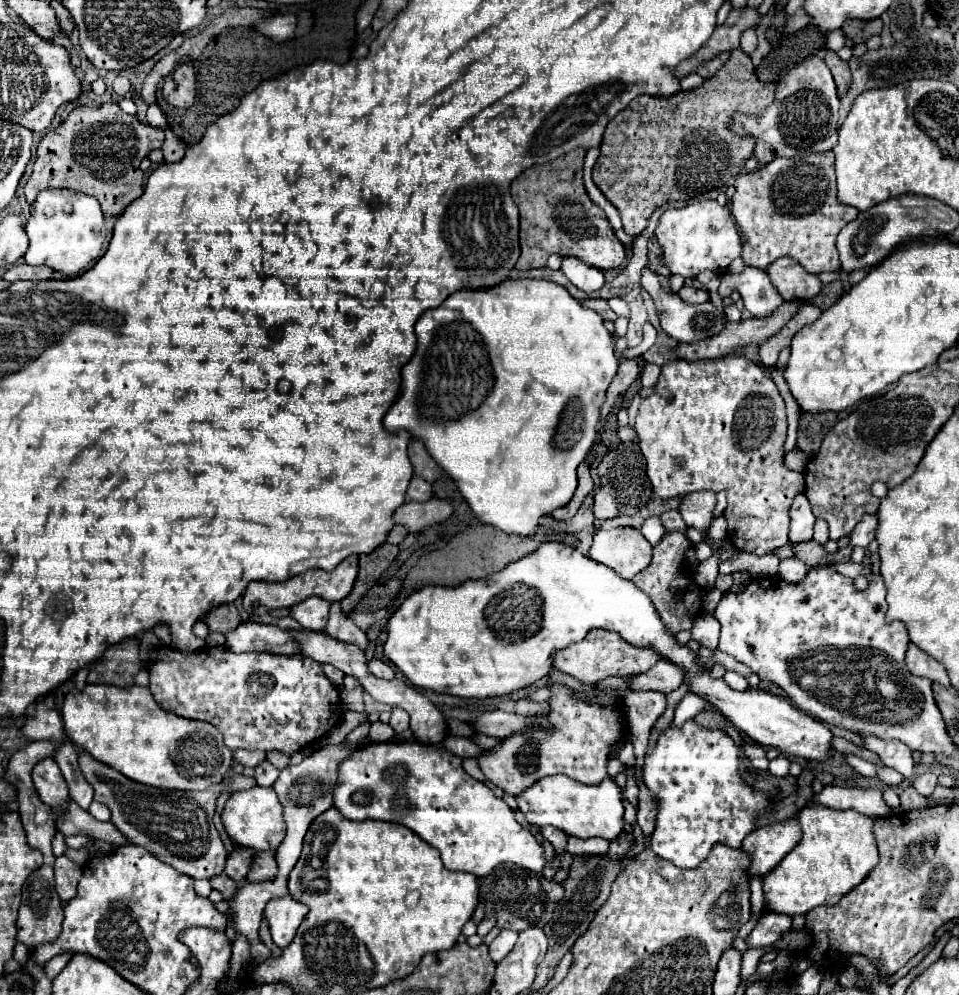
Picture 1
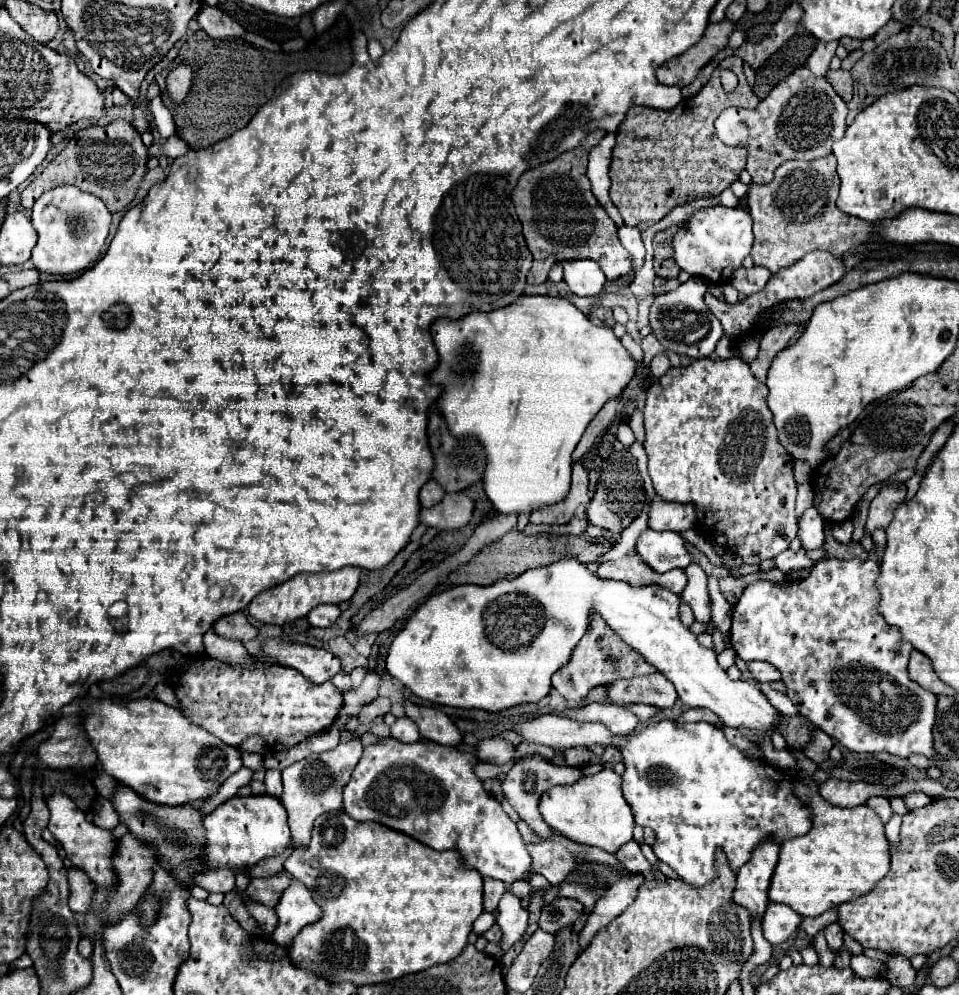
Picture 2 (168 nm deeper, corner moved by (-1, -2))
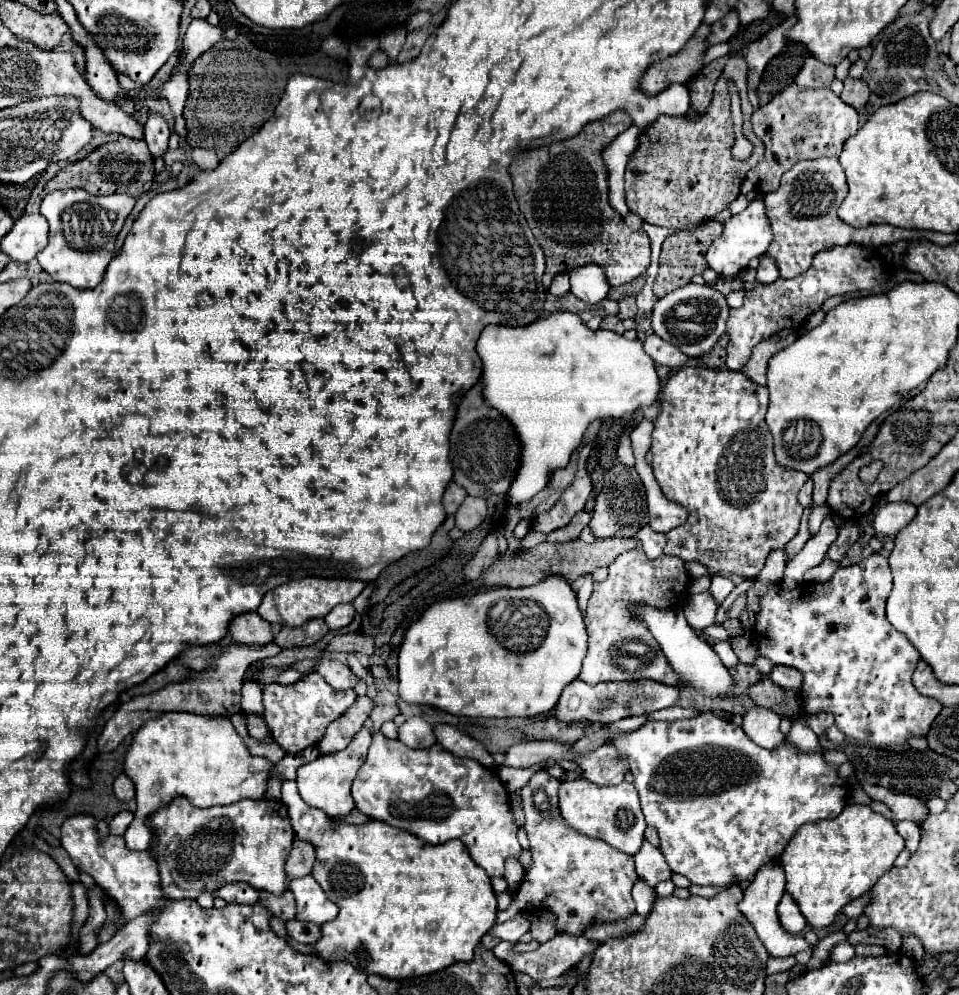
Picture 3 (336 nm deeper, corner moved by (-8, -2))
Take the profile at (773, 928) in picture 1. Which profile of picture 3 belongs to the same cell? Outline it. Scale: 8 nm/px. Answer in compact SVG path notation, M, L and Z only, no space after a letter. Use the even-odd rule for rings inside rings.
M784 892L784 896L782 896L782 900L780 900L776 910L778 910L780 924L782 924L782 928L786 932L800 934L808 926L804 916L802 916L802 912L800 912L800 908L798 908L798 904L794 904L794 898L788 892Z

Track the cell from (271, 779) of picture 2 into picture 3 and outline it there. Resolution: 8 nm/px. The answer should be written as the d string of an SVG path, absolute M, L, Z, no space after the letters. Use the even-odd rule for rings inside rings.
M286 780L282 786L282 802L288 806L288 814L290 814L290 822L294 828L294 834L302 840L310 840L316 848L316 864L314 864L314 872L312 876L320 882L322 890L326 892L326 896L340 908L340 914L334 922L326 922L322 924L322 938L314 944L316 956L328 960L328 962L336 962L336 960L346 960L350 962L354 968L366 972L366 974L378 974L384 978L412 978L412 976L422 976L422 974L432 974L438 970L448 968L454 962L470 962L474 958L474 948L478 946L480 938L496 924L496 896L490 884L490 876L486 876L486 872L482 868L478 868L470 854L466 852L466 846L460 840L448 840L446 844L424 844L422 840L418 840L418 836L410 834L410 832L402 832L400 828L392 828L386 826L386 822L378 822L378 820L370 820L362 826L354 826L354 824L346 824L340 820L334 820L330 816L326 816L322 810L308 806L296 788L294 780Z

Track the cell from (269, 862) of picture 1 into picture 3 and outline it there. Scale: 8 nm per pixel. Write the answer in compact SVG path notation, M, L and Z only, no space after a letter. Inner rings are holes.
M286 890L280 896L270 894L270 892L260 892L260 904L270 908L274 912L274 916L282 918L284 922L296 920L296 900L290 890Z

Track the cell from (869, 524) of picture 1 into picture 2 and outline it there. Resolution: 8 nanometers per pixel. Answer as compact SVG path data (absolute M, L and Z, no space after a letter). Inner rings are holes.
M895 486L883 488L869 506L869 518L865 524L865 532L871 536L877 528L887 528L889 522L893 520L893 510L903 500L905 500L905 486L903 488L895 488Z

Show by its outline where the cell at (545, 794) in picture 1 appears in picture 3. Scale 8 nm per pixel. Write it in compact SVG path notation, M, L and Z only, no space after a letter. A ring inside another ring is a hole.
M584 778L574 782L562 782L560 784L560 812L562 818L580 834L598 838L608 842L610 846L634 856L642 842L644 842L644 830L646 822L642 816L638 792L634 784L622 782L618 786L596 786Z

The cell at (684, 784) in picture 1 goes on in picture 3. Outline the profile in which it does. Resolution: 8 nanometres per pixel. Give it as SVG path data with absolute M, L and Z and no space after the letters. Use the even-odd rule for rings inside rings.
M712 712L690 720L646 722L640 730L622 734L610 744L616 744L630 760L642 812L648 826L658 830L666 862L676 874L700 886L726 886L734 878L754 876L762 864L782 856L802 824L838 816L848 800L848 784L840 778L838 766L824 760L824 752L804 752L788 738L780 748L760 748L740 726Z

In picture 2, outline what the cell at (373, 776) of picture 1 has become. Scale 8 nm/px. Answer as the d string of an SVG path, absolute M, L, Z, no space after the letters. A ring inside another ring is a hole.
M387 738L385 742L365 746L349 784L343 788L343 810L359 822L375 820L409 834L433 850L457 850L465 868L473 868L481 876L511 884L531 870L531 856L515 822L505 814L501 804L485 792L483 782L473 774L475 764L475 754L461 752L453 746L441 746L435 742L403 744L395 738Z

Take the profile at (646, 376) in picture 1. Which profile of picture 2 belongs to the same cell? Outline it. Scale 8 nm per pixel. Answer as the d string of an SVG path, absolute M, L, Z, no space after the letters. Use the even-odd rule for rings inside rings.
M657 354L657 356L651 360L649 370L651 370L651 374L653 374L655 378L663 376L663 374L669 370L669 358L667 358L665 354Z

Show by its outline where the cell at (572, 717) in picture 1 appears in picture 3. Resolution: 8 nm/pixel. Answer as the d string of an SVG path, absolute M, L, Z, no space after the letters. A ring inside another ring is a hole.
M538 770L530 782L522 788L522 804L526 814L524 830L530 840L532 862L524 872L518 900L498 912L498 924L514 918L520 912L548 910L554 914L556 932L580 936L590 924L606 924L630 918L636 912L632 900L632 884L638 874L634 870L634 858L610 848L606 842L588 838L570 828L558 808L558 786L560 780L552 778L546 770Z

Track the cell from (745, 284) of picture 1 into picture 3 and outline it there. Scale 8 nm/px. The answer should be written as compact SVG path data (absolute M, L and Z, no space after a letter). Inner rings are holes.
M762 256L760 258L760 266L758 266L758 274L756 274L756 280L762 282L762 284L770 284L774 280L780 278L780 272L778 272L778 266L776 262L770 258L770 256Z

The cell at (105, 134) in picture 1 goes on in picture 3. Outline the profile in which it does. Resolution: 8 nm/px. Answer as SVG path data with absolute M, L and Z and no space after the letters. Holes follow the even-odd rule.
M120 138L118 142L110 142L88 154L84 160L76 164L68 164L54 180L48 182L46 194L62 188L84 188L94 196L108 196L108 194L130 194L138 198L142 192L148 192L154 180L154 162L146 148L144 140L130 140Z

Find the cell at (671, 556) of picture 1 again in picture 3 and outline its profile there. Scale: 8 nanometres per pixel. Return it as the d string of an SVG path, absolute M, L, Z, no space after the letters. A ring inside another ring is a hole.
M630 550L622 552L608 568L608 578L604 582L596 582L592 596L588 600L588 608L584 614L586 630L588 630L588 654L584 658L584 666L580 672L580 678L586 684L598 684L608 680L654 680L668 686L684 686L678 676L674 676L674 670L670 668L666 656L662 656L658 642L654 636L650 636L650 630L642 620L638 620L630 612L630 604L650 604L652 608L682 608L686 604L688 596L688 584L690 578L686 574L684 562L674 556L660 556L658 560L650 560L642 550Z

